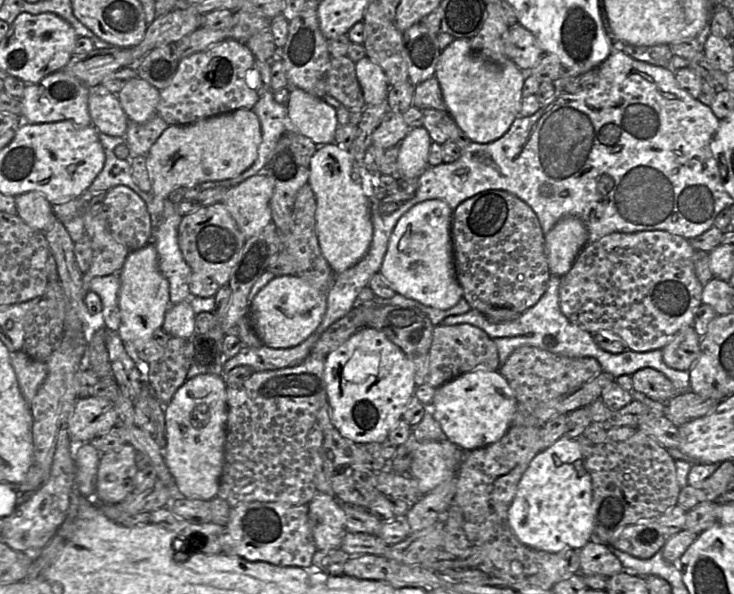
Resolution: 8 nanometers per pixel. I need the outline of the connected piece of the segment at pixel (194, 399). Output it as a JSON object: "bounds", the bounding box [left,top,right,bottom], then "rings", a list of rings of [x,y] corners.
{"bounds":[165,374,228,501],"rings":[[[199,374],[186,380],[166,407],[165,463],[175,479],[179,495],[189,500],[211,501],[217,497],[225,457],[228,418],[226,388],[222,375]]]}

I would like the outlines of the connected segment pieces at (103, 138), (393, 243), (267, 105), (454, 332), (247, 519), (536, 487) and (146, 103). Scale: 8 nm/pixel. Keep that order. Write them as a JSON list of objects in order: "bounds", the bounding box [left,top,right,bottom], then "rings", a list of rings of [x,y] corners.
[{"bounds":[79,132,140,202],"rings":[[[101,132],[98,133],[98,136],[105,153],[105,163],[92,184],[79,198],[89,202],[94,196],[118,185],[125,185],[134,192],[139,191],[140,187],[132,176],[133,159],[130,158],[130,154],[127,159],[119,159],[115,153],[117,146],[128,146],[126,138],[124,136],[113,137]]]},{"bounds":[380,199,463,310],"rings":[[[431,199],[418,203],[399,219],[380,268],[396,293],[442,310],[463,298],[453,261],[452,214],[453,209],[445,201]]]},{"bounds":[200,90,295,190],"rings":[[[272,90],[261,95],[252,110],[259,118],[262,133],[262,142],[258,149],[257,159],[248,169],[238,176],[200,184],[201,190],[215,187],[232,187],[260,173],[279,138],[285,133],[295,131],[289,117],[288,106],[277,103],[273,98]]]},{"bounds":[426,324,499,388],"rings":[[[471,324],[435,325],[429,349],[429,365],[426,384],[435,388],[451,379],[474,370],[498,371],[499,356],[497,347],[488,334]]]},{"bounds":[222,501,317,568],"rings":[[[259,501],[236,504],[231,507],[229,521],[224,527],[222,551],[227,555],[239,556],[251,562],[263,561],[277,566],[307,568],[312,565],[313,555],[317,551],[308,513],[308,504],[291,505]]]},{"bounds":[508,436,593,553],"rings":[[[562,436],[539,452],[523,473],[516,495],[508,509],[509,526],[515,537],[532,549],[552,553],[565,549],[580,550],[590,541],[593,532],[592,498],[592,480],[585,467],[585,458],[580,445],[576,439]]]},{"bounds":[117,76,160,123],"rings":[[[137,76],[127,82],[117,97],[129,120],[145,123],[157,113],[160,91]]]}]

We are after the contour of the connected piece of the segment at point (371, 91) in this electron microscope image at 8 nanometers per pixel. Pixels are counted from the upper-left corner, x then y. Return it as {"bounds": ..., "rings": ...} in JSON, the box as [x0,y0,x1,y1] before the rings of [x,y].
{"bounds":[355,56,390,105],"rings":[[[368,56],[355,63],[356,77],[367,105],[379,105],[387,101],[390,85],[382,68]]]}

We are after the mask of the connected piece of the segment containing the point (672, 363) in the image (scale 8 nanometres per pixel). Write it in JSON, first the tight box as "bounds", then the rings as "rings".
{"bounds":[662,325,700,371],"rings":[[[692,325],[681,329],[672,341],[662,348],[666,365],[675,370],[689,371],[699,358],[700,339]]]}

